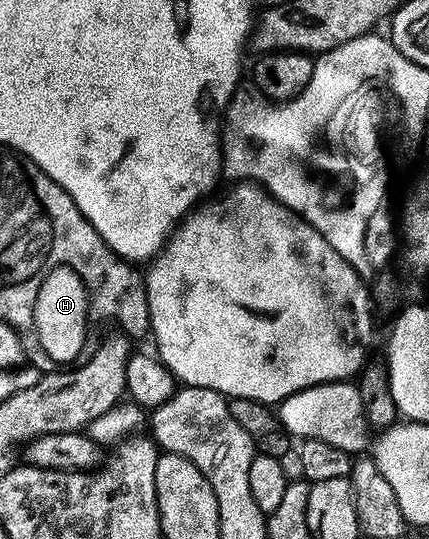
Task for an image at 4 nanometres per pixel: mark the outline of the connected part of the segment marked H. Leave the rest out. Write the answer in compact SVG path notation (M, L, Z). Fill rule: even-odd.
M60 269L52 273L52 277L46 281L42 293L38 295L38 307L36 307L36 325L40 327L42 341L46 345L46 351L54 355L56 359L64 361L64 369L68 369L68 357L76 353L76 349L82 345L85 349L92 349L90 337L100 335L96 329L90 329L92 309L94 309L94 297L90 283L82 279L78 273L70 273L66 269Z

